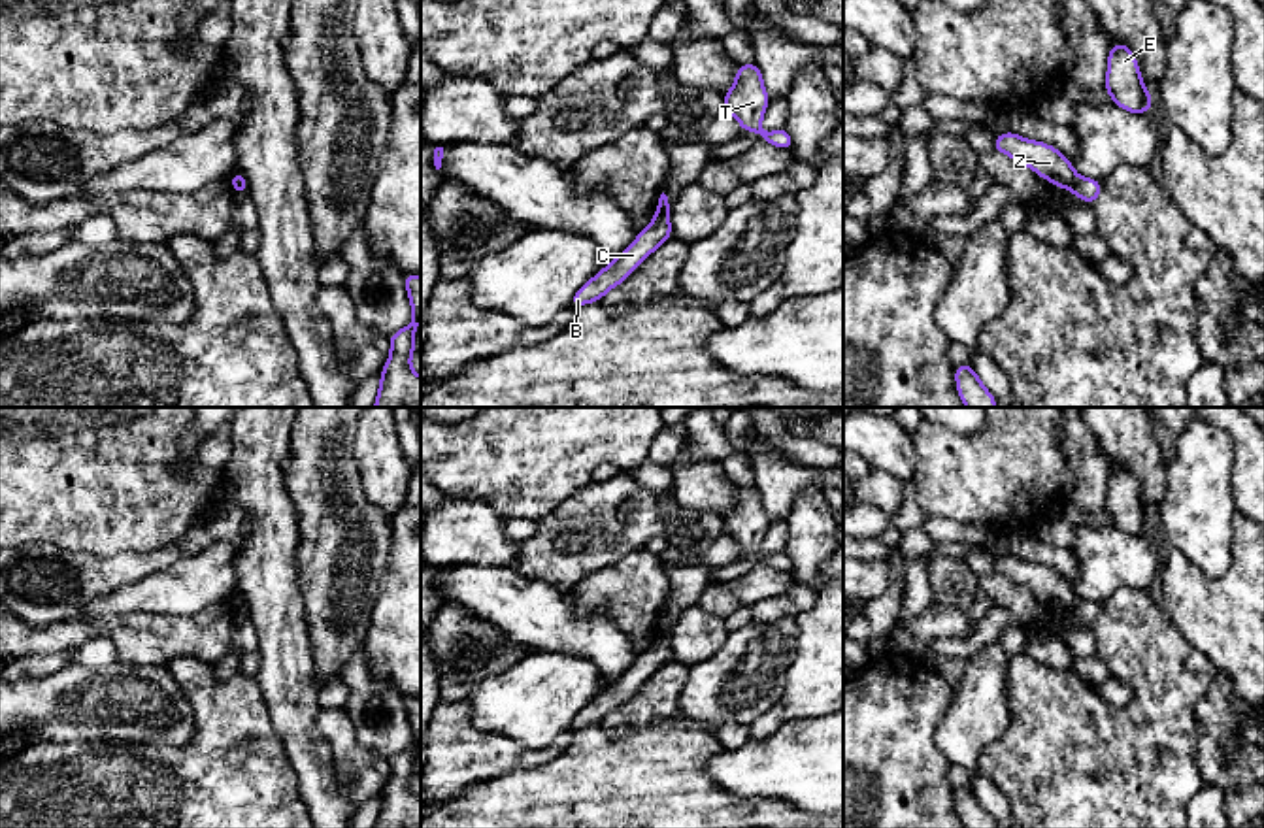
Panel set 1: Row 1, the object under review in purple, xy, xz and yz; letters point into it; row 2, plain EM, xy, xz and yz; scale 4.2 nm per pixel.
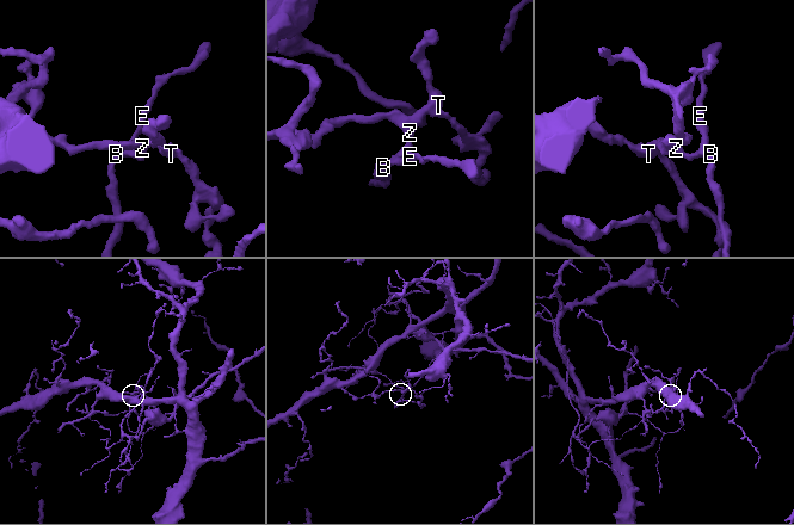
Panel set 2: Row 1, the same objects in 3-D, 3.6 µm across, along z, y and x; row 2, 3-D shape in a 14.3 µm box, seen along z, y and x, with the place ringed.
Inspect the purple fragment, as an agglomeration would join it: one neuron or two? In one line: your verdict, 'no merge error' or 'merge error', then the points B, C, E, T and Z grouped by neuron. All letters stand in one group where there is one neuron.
merge error; B C E / T Z

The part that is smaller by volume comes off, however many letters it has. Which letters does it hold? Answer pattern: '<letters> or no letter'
T, Z

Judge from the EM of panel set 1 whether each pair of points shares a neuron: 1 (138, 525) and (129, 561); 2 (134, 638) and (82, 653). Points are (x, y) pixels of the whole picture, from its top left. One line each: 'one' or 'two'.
1: two
2: two

